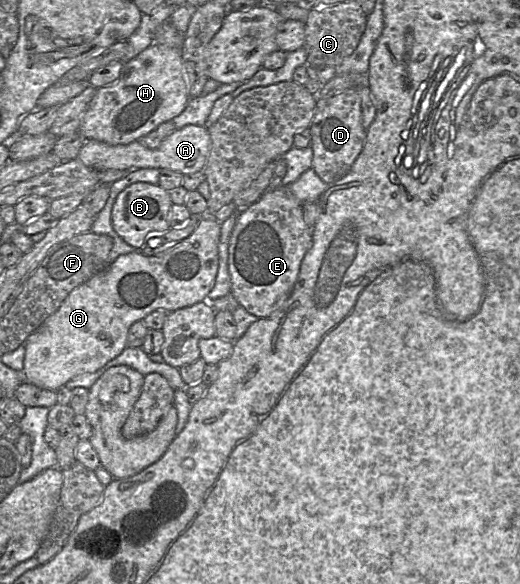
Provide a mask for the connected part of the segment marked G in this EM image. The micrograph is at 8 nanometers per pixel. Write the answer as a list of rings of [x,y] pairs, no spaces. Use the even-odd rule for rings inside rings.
[[[209,215],[193,217],[199,218],[195,230],[168,251],[157,256],[146,256],[140,250],[120,255],[103,271],[74,288],[58,310],[25,340],[26,382],[56,391],[73,378],[93,373],[120,355],[127,346],[131,325],[152,311],[171,312],[207,300],[218,272],[221,223]]]

